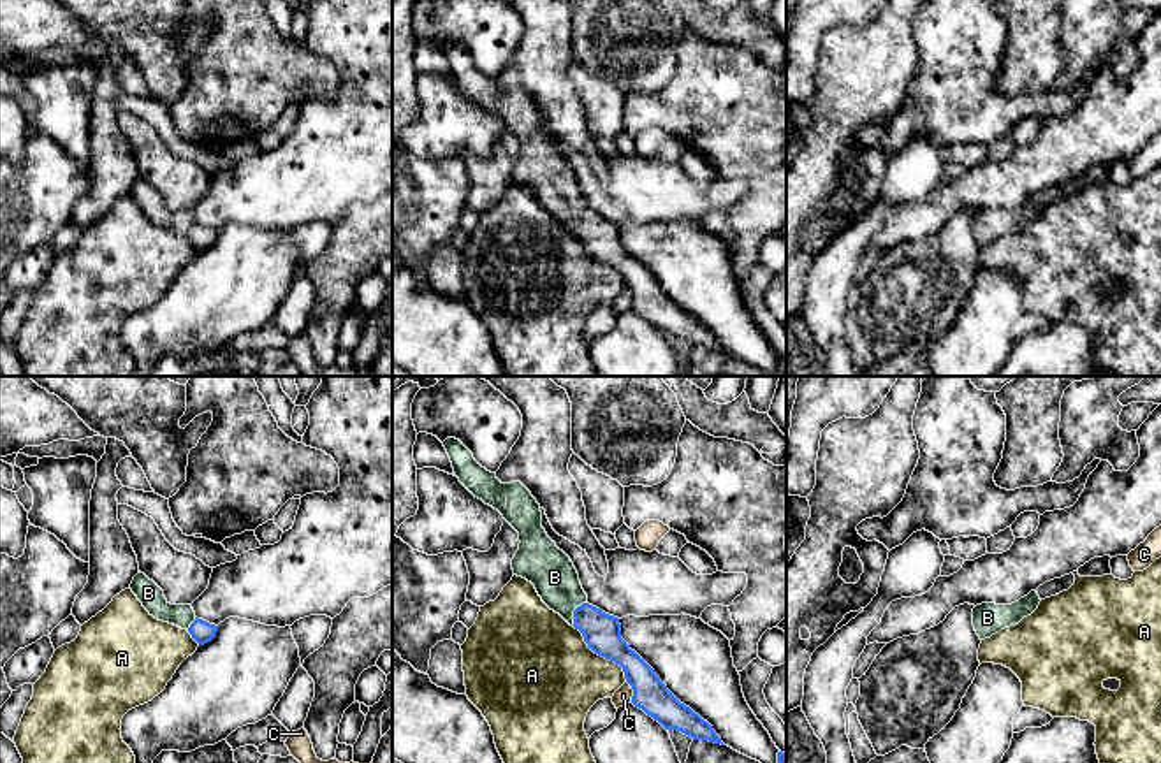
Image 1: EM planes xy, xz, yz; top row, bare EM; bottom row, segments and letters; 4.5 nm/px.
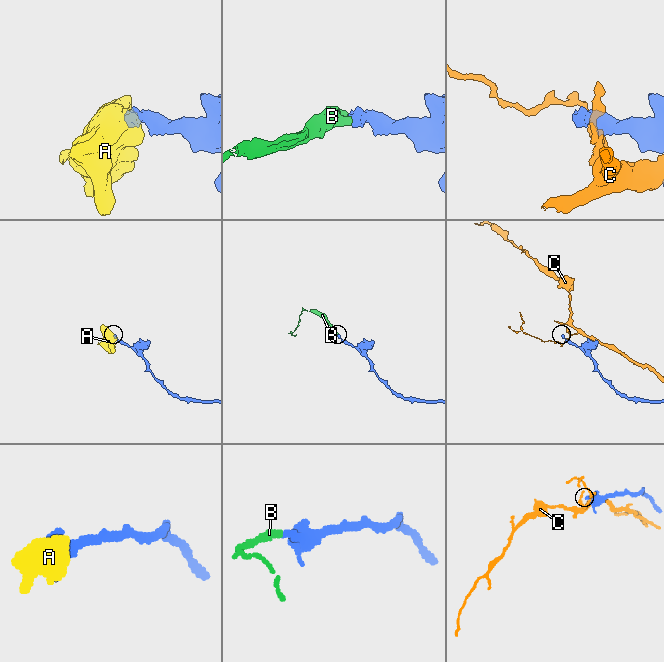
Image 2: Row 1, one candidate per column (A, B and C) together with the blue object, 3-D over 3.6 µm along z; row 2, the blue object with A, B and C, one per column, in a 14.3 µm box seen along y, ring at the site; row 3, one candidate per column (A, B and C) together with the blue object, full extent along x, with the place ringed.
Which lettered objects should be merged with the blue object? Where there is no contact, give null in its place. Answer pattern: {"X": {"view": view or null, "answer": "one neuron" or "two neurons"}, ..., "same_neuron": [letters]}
{"A": {"view": "xz", "answer": "two neurons"}, "B": {"view": "xz", "answer": "one neuron"}, "C": {"view": "xz", "answer": "two neurons"}, "same_neuron": ["B"]}

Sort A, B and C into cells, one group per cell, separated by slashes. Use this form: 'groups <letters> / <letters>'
groups A / B / C

